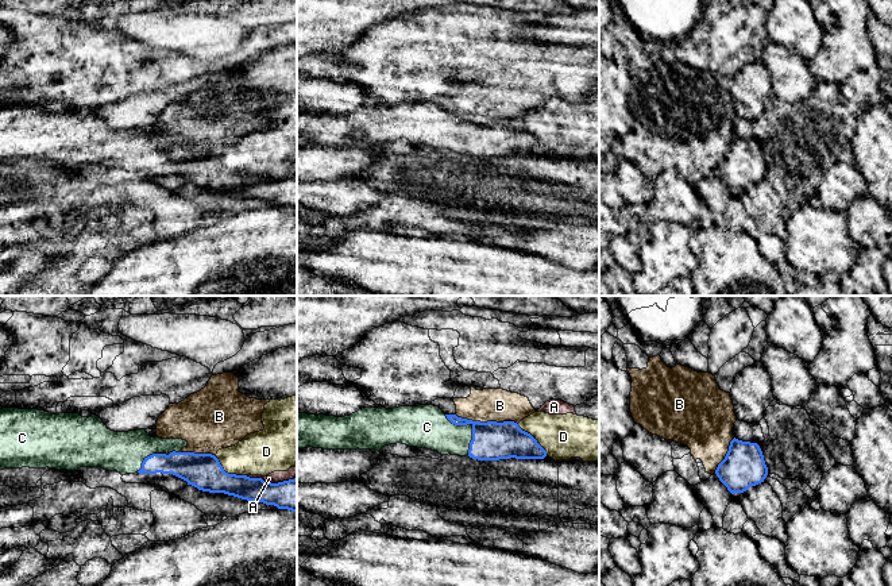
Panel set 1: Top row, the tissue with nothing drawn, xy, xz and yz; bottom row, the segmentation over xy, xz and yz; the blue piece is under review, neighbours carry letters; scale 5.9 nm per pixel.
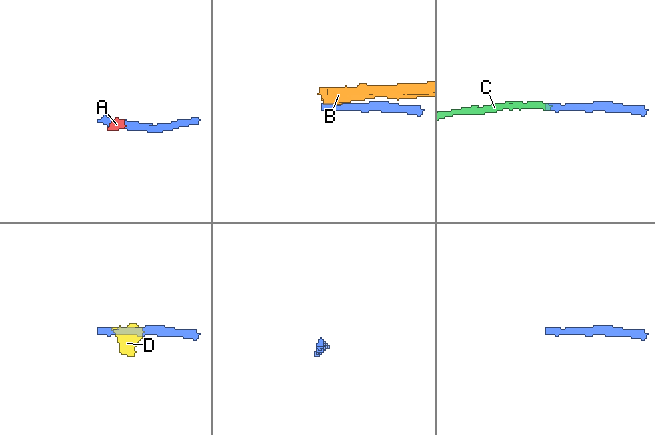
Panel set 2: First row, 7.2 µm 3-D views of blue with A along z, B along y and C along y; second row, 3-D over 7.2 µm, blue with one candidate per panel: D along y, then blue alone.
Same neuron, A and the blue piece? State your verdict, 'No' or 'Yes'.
No

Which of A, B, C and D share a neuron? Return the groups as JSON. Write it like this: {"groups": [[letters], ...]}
{"groups": [["A", "D"], ["B"], ["C"]]}

